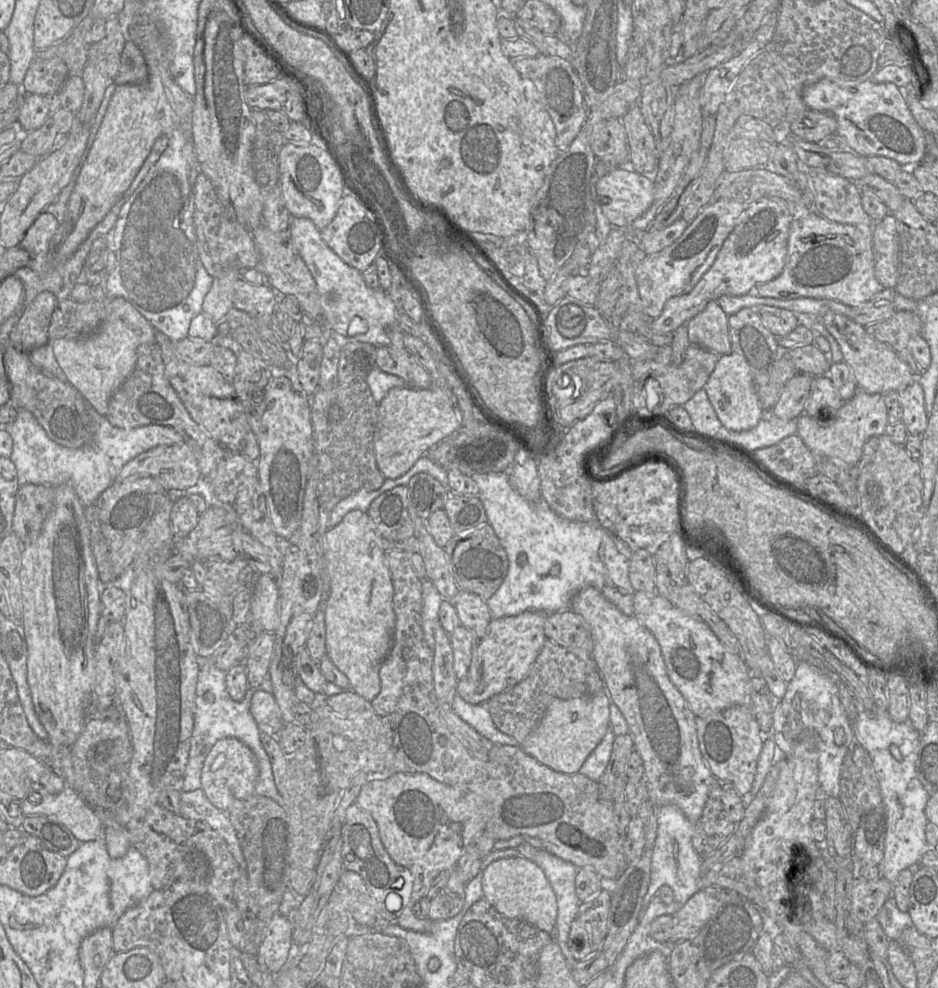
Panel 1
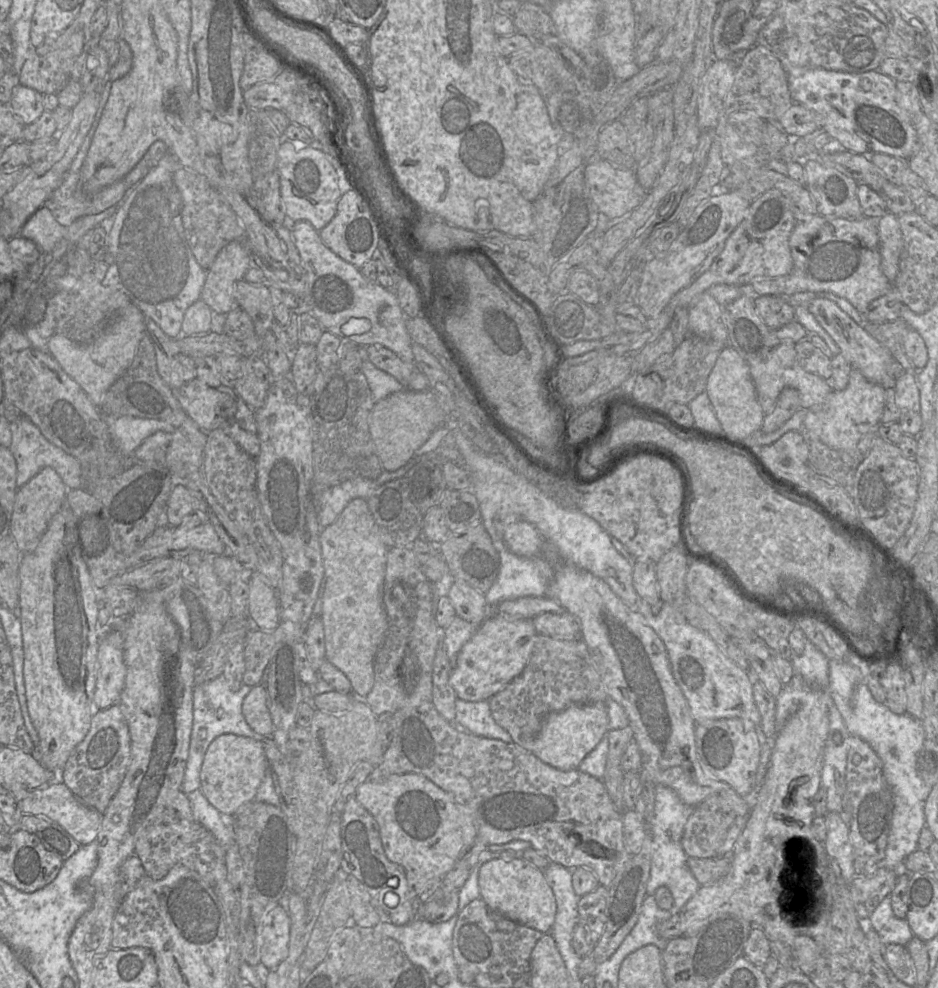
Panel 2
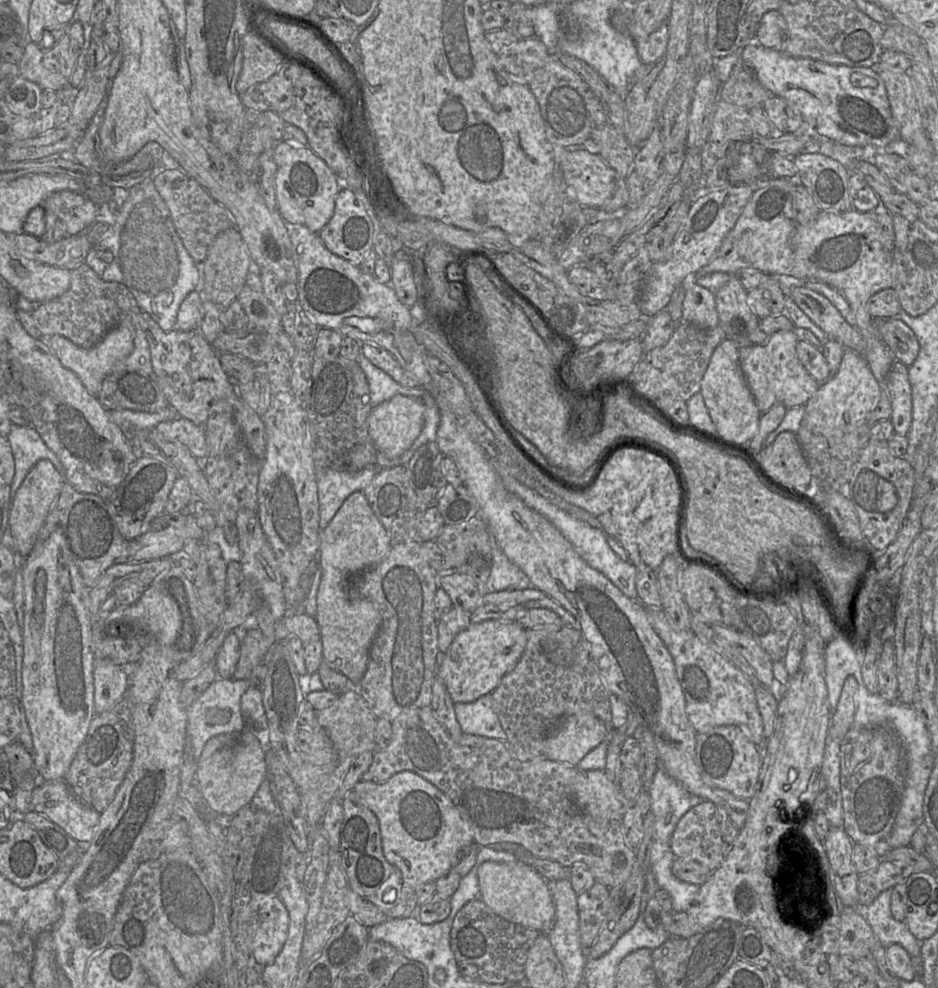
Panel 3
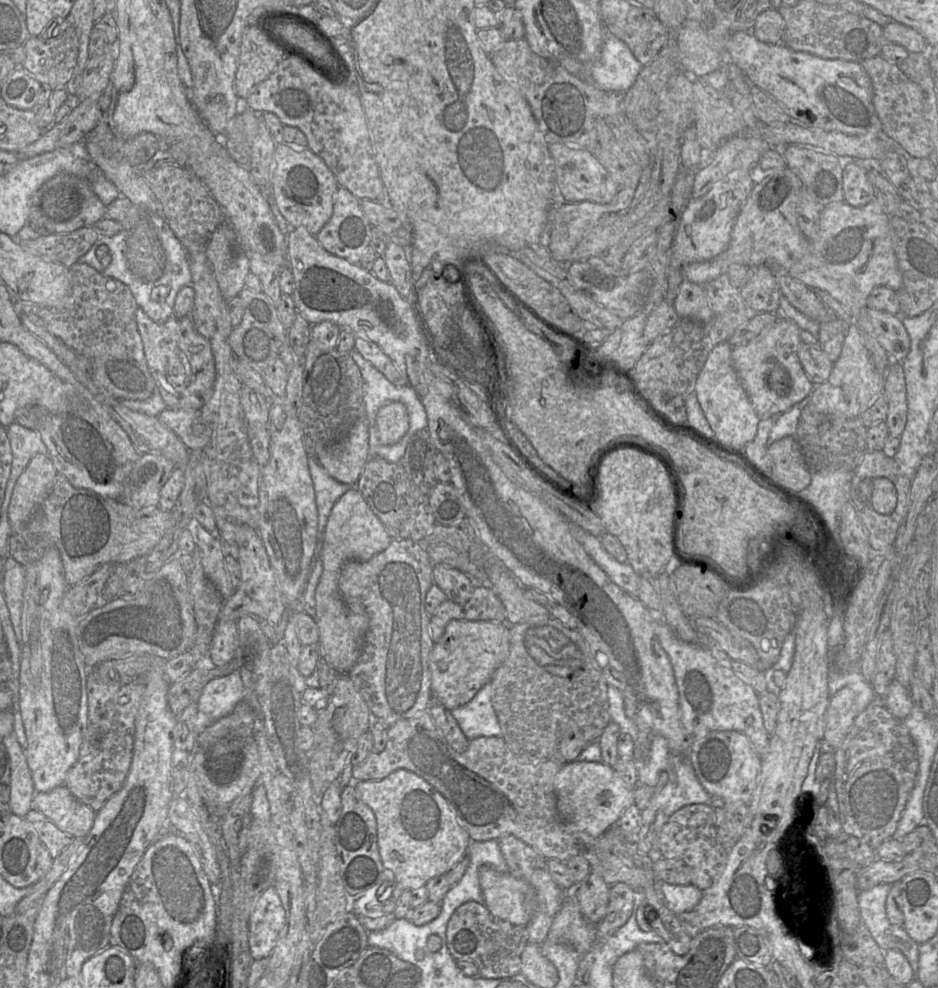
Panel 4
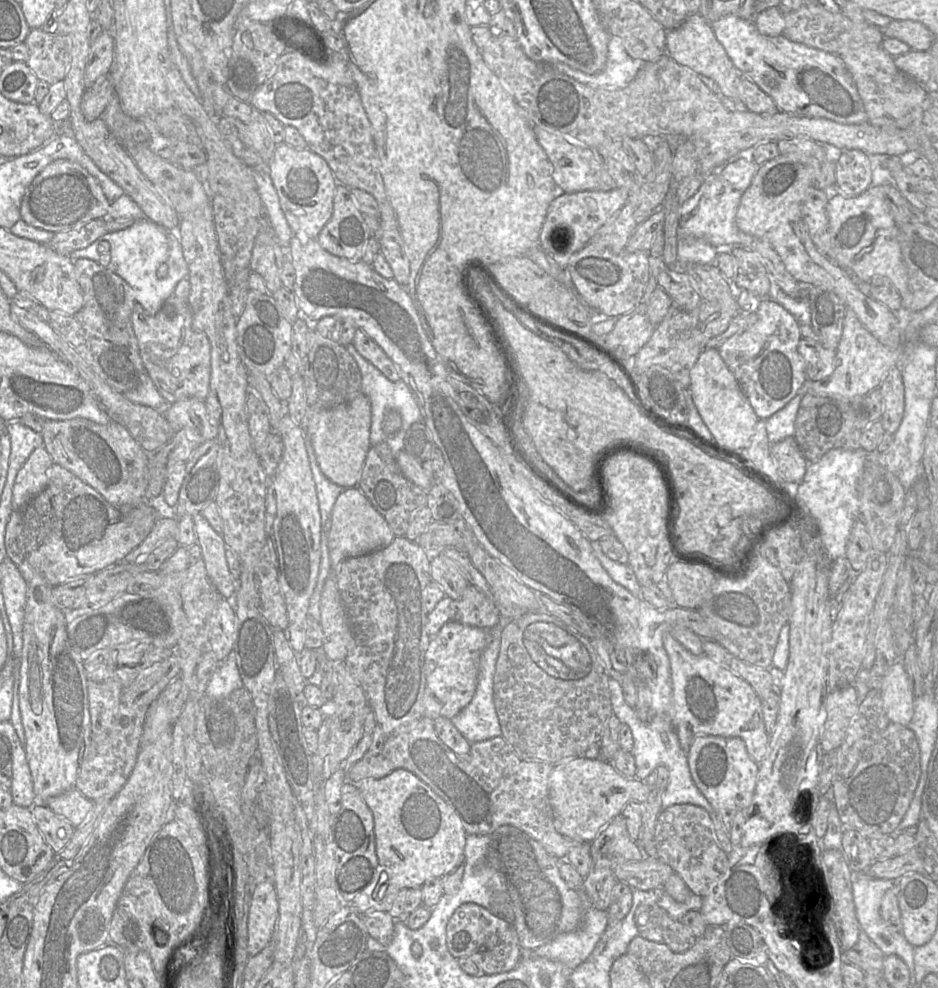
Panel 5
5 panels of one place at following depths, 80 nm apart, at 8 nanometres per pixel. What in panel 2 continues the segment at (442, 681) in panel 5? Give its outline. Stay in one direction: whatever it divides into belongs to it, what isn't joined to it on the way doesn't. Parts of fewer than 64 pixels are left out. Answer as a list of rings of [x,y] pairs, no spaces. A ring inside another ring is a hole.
[[[491,614],[477,627],[471,639],[460,650],[456,666],[451,670],[449,683],[458,699],[479,702],[489,700],[493,695],[503,690],[515,677],[520,675],[532,654],[538,632],[532,619],[509,619]]]

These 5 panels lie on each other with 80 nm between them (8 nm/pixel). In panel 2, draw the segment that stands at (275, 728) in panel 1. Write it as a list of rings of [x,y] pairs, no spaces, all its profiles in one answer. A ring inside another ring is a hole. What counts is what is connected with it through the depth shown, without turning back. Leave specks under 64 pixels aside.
[[[263,685],[253,686],[242,702],[242,713],[250,728],[263,739],[271,737],[273,722],[267,707],[267,692]]]

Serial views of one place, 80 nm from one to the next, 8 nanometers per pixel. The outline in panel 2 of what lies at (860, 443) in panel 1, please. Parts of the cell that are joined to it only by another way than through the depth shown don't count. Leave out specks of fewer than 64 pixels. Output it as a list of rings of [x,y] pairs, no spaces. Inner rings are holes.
[[[852,368],[849,382],[844,390],[832,390],[826,399],[806,410],[802,432],[816,436],[822,443],[839,451],[853,451],[860,438],[869,431],[876,431],[881,423],[885,404],[885,389],[869,381],[862,373]]]

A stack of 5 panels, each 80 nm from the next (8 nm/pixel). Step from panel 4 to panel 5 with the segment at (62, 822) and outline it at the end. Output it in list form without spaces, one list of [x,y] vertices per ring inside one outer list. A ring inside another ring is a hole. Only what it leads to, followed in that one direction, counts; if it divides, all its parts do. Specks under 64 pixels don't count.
[[[72,788],[58,796],[50,797],[45,805],[55,814],[64,817],[75,829],[92,810],[93,802]]]

